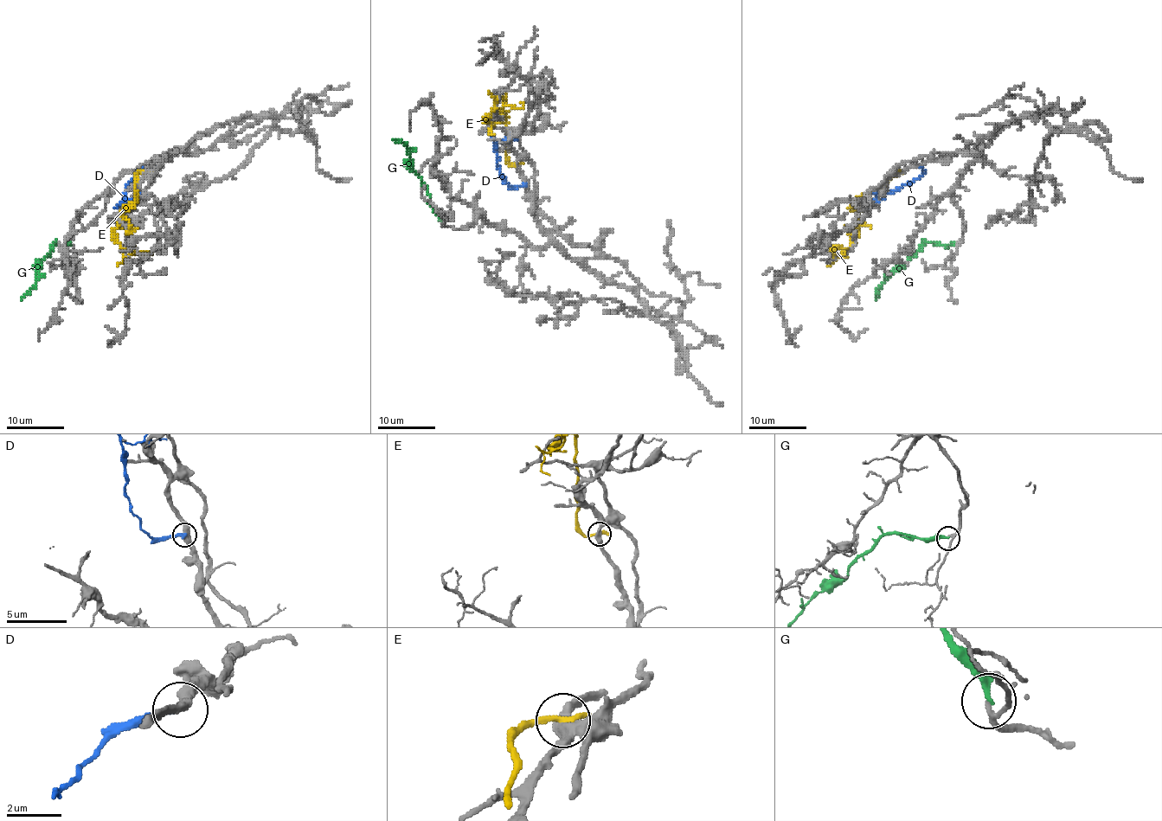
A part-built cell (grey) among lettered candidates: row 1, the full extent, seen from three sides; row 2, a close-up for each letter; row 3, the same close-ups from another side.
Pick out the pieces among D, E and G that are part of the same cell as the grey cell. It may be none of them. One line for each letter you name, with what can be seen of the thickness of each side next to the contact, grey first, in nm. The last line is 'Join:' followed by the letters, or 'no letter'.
G: 150 nm thick on the grey side, 200 nm on the other
Join: G

